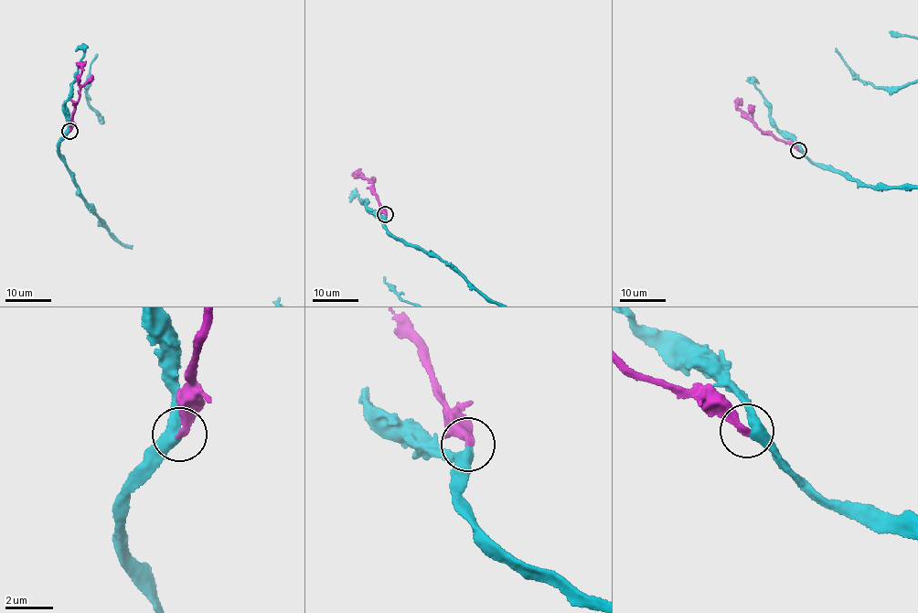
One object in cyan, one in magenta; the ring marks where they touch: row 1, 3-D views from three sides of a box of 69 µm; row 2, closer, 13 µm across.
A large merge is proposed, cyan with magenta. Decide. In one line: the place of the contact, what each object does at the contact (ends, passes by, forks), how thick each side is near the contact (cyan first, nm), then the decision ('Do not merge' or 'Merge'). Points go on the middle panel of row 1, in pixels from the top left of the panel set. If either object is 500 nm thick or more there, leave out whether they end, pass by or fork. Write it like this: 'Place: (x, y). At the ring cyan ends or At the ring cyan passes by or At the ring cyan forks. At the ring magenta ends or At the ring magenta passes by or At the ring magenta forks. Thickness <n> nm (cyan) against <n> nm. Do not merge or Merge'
Place: (385, 214). At the ring cyan passes by. At the ring magenta ends. Thickness 400 nm (cyan) against 320 nm. Merge

